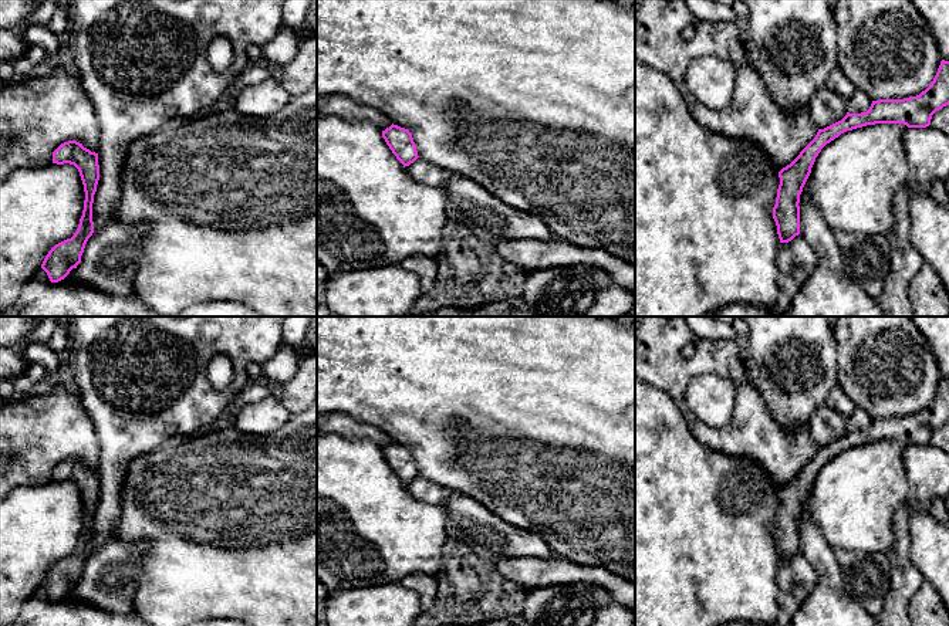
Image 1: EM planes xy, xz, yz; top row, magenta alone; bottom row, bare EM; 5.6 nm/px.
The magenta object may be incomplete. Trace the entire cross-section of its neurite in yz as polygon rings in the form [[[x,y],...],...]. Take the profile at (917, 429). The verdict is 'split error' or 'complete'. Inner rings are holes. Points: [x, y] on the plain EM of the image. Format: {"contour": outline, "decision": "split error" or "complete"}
{"contour": [[[942,378],[931,403],[916,414],[904,417],[872,419],[869,427],[861,432],[850,432],[818,447],[815,456],[800,473],[779,490],[773,537],[777,544],[780,561],[788,561],[800,552],[800,512],[811,491],[811,485],[821,467],[847,449],[875,441],[904,441],[908,446],[926,446],[932,433],[949,423],[949,379]]], "decision": "complete"}

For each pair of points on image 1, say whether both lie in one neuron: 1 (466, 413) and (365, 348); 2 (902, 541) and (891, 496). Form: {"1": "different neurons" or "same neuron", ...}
{"1": "same neuron", "2": "different neurons"}

